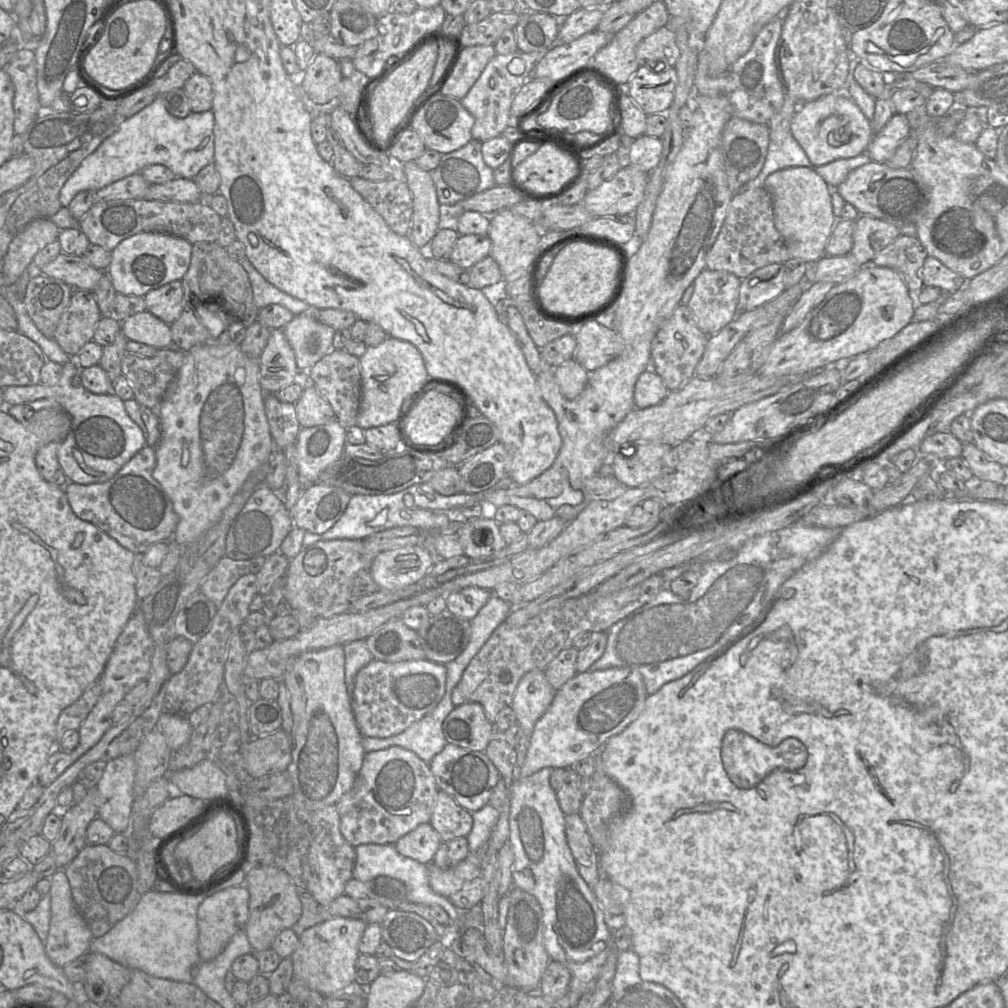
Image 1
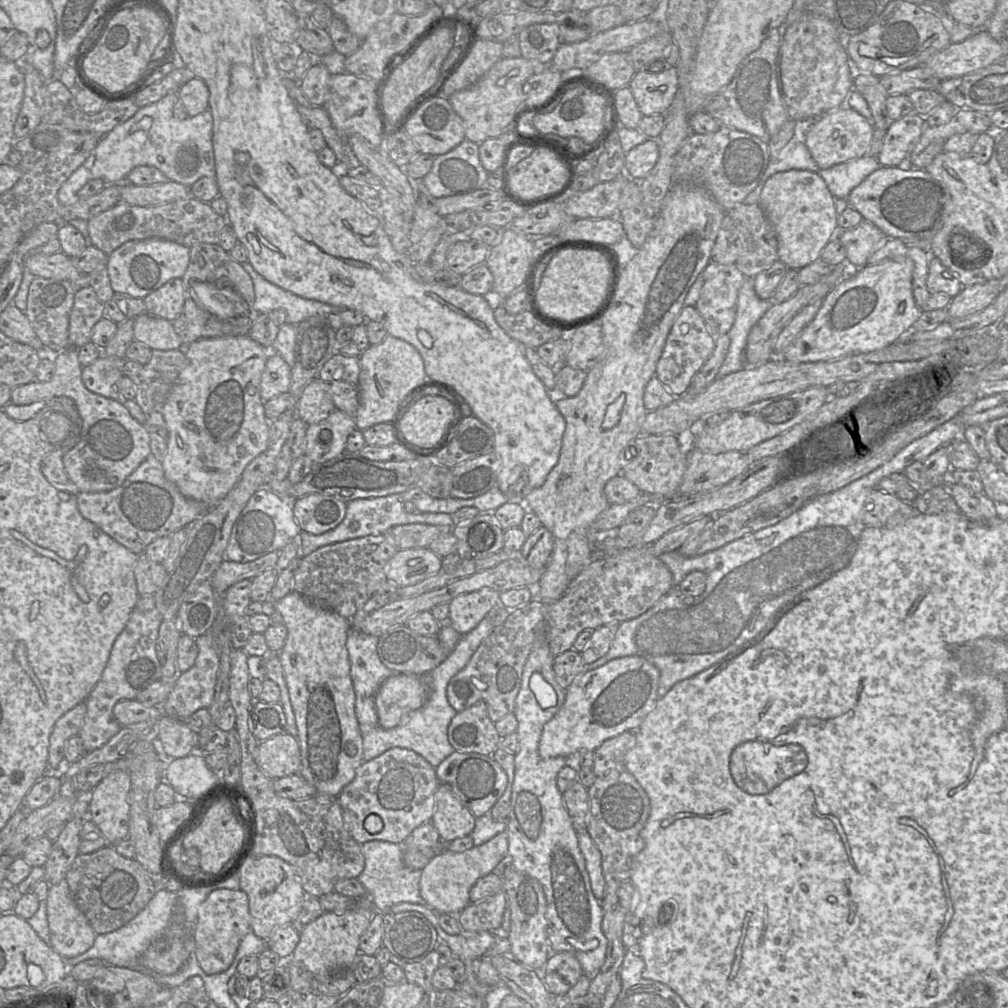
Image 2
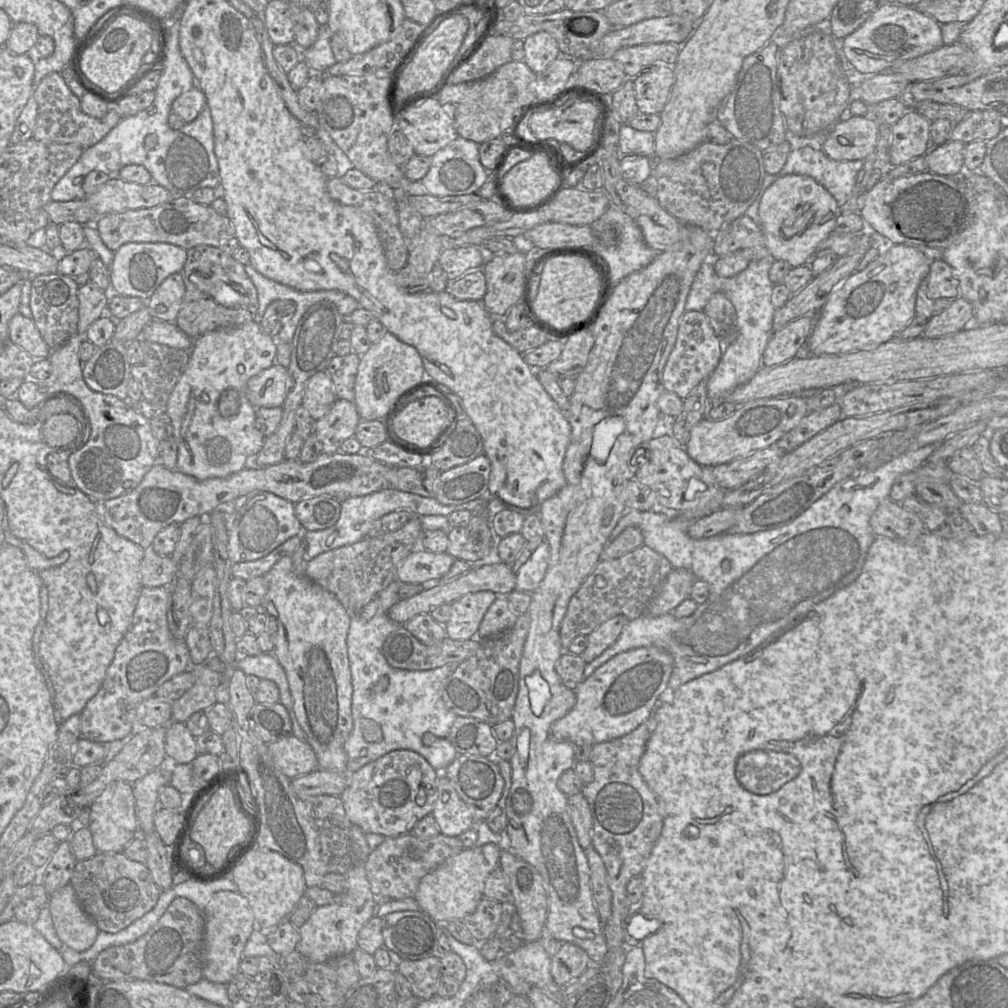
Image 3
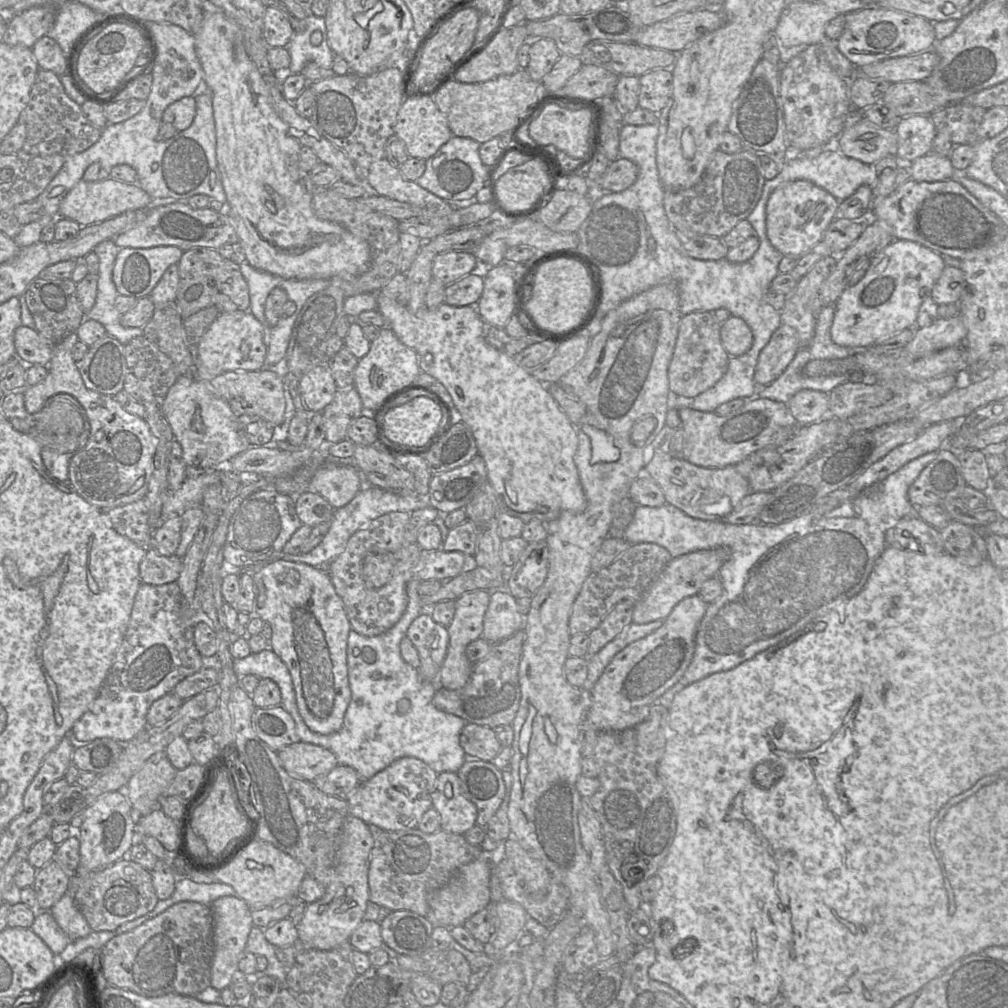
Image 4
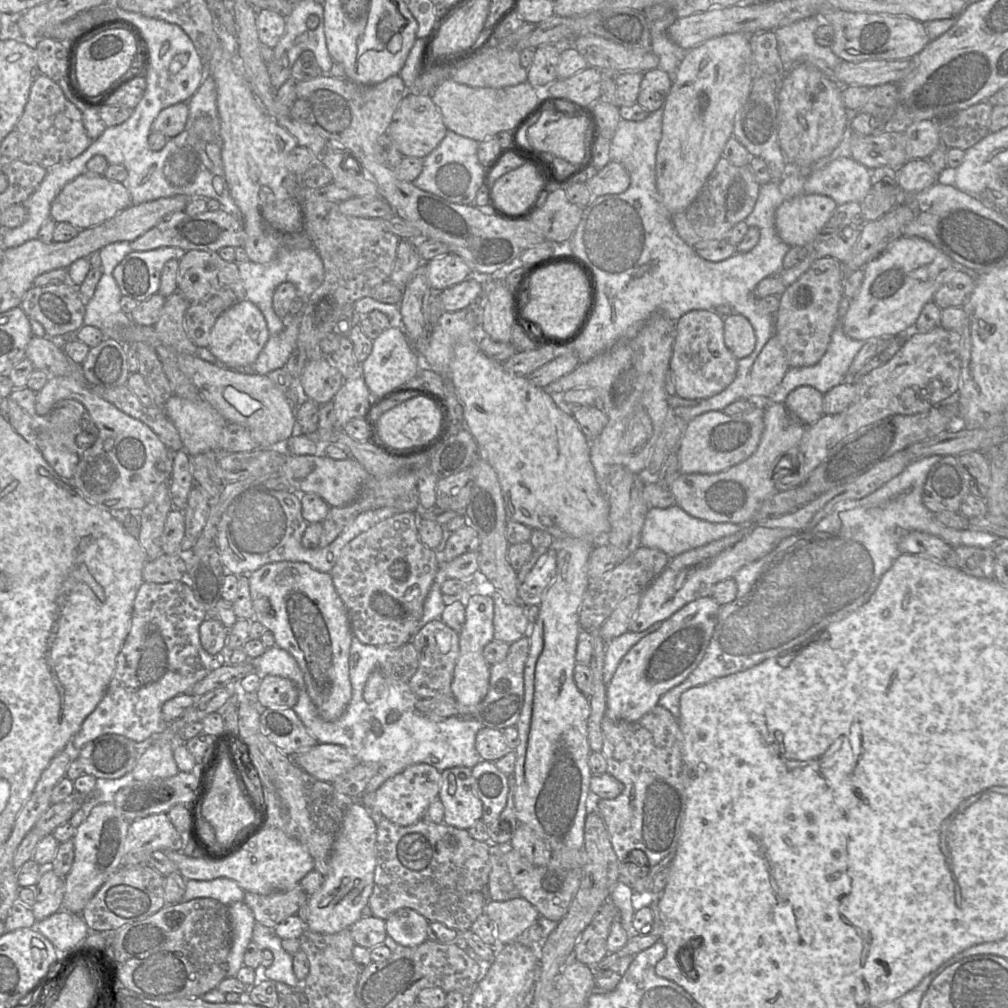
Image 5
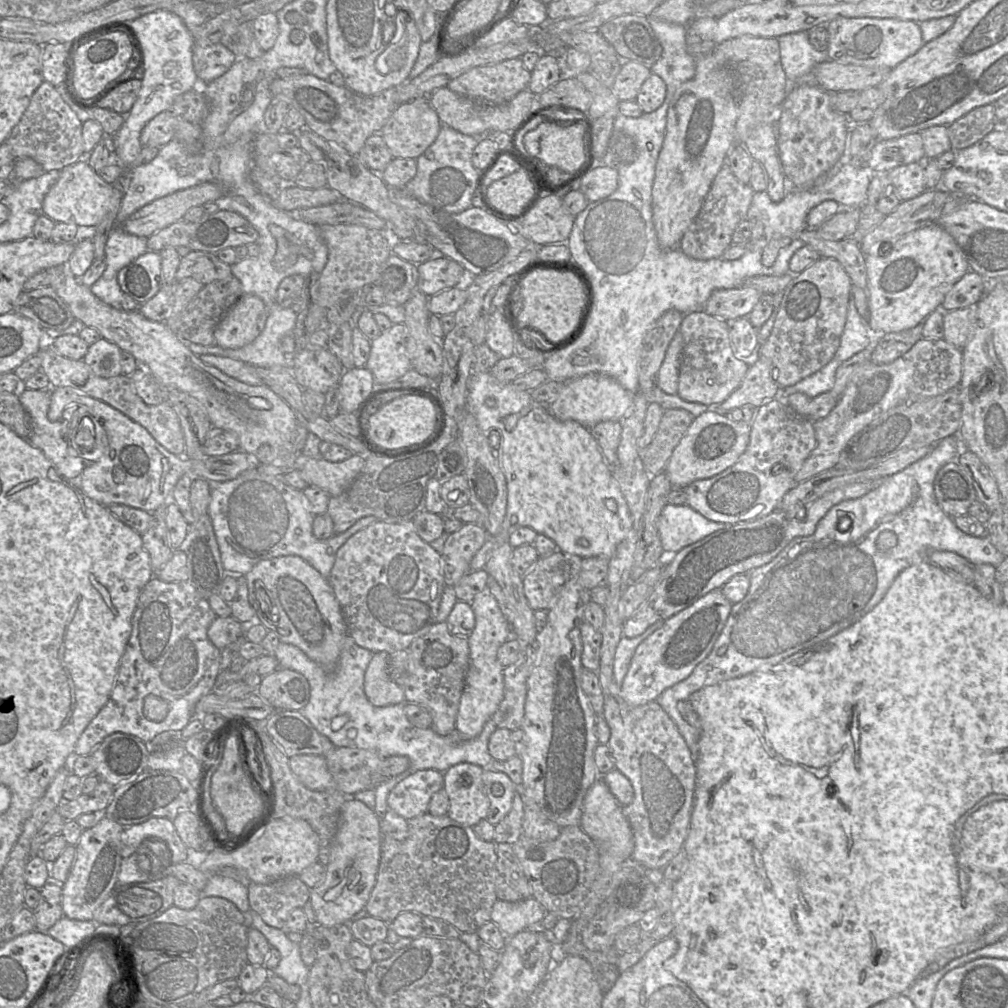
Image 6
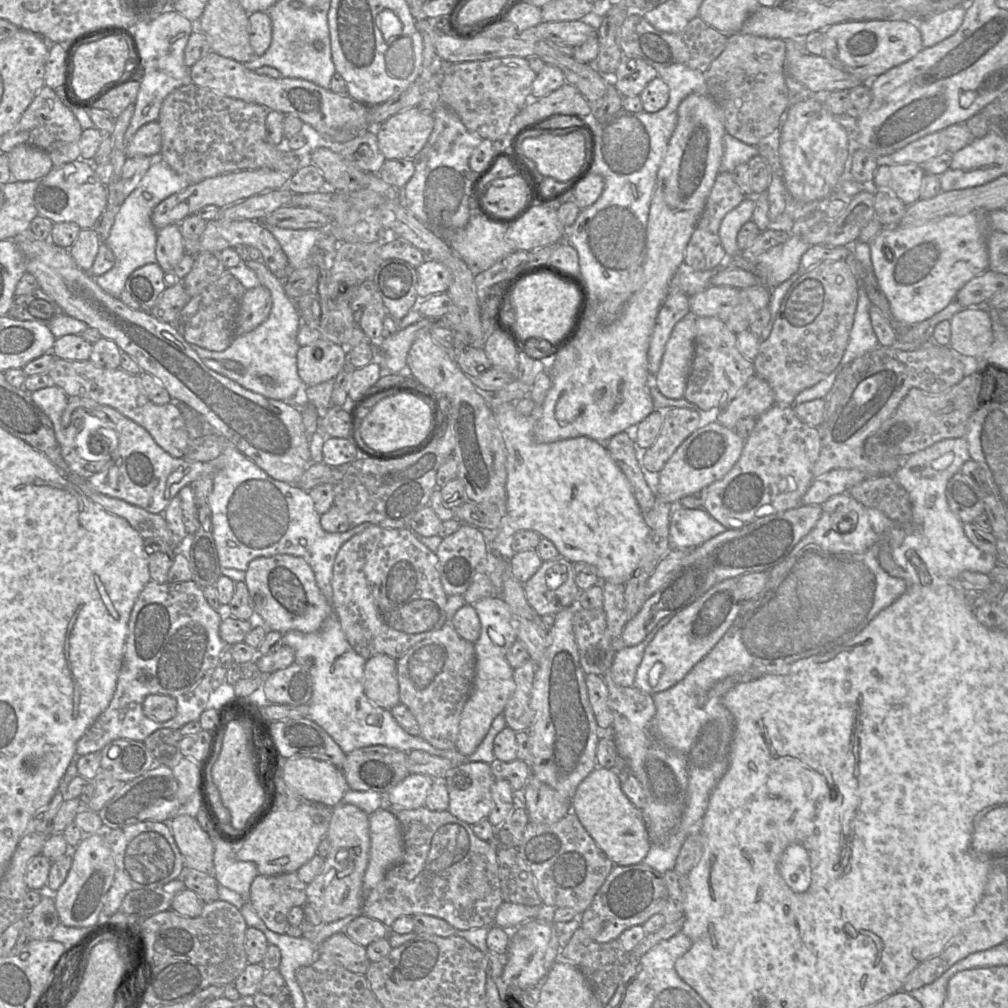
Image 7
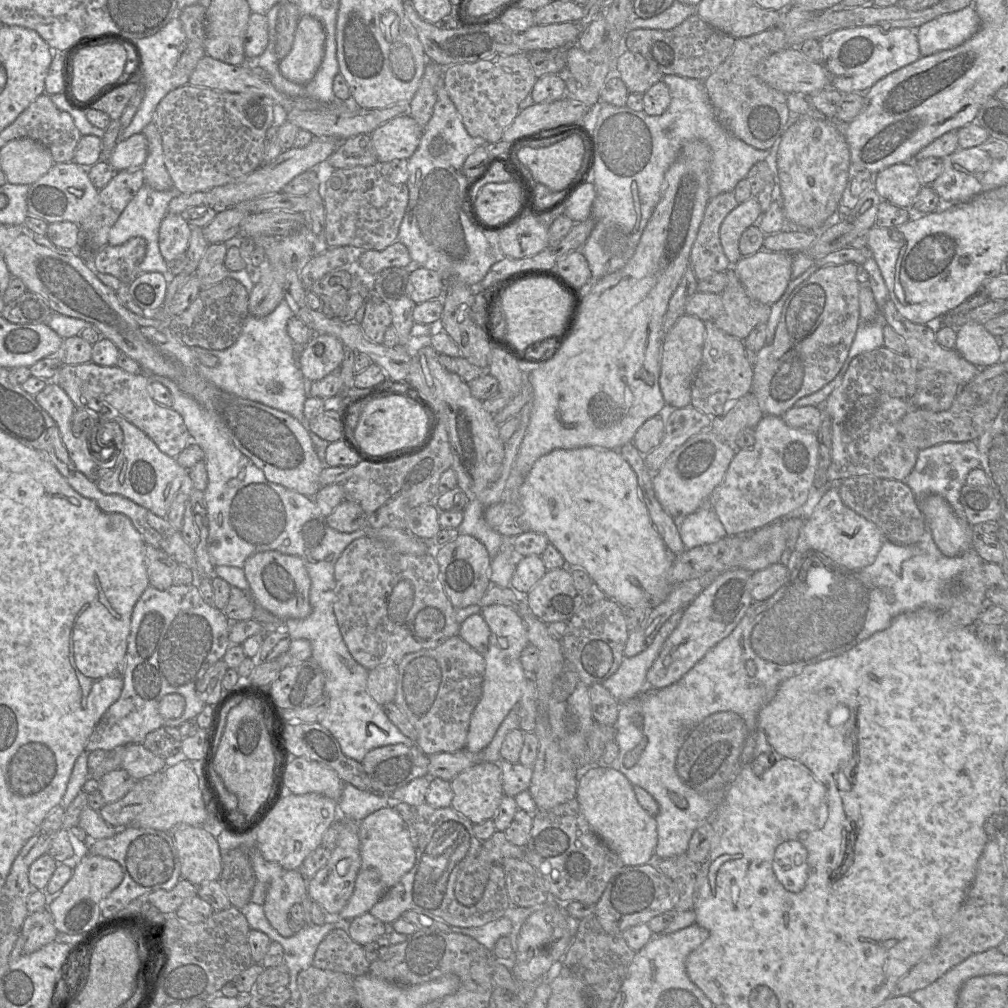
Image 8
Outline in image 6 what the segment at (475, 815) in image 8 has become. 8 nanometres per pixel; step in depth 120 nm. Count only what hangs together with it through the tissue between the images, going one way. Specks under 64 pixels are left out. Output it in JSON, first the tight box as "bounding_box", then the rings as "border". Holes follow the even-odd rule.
{"bounding_box":[443,763,489,826],"border":[[[459,763],[443,772],[443,789],[449,799],[447,815],[454,821],[475,826],[486,819],[489,799],[482,780],[484,768],[471,763]]]}

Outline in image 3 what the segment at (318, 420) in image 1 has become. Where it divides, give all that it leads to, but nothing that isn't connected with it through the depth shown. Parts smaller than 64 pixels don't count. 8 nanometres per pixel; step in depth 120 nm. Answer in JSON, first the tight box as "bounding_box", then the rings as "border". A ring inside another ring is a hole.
{"bounding_box":[301,371,336,421],"border":[[[319,371],[307,380],[301,406],[317,421],[329,412],[336,399],[331,379],[325,371]]]}

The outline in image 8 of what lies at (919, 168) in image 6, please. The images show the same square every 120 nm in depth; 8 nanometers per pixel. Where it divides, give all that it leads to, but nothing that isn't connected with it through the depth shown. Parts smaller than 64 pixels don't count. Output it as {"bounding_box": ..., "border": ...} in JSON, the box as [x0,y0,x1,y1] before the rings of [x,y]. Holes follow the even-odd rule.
{"bounding_box":[874,162,922,209],"border":[[[912,162],[889,166],[875,175],[874,188],[880,198],[910,209],[922,187]]]}

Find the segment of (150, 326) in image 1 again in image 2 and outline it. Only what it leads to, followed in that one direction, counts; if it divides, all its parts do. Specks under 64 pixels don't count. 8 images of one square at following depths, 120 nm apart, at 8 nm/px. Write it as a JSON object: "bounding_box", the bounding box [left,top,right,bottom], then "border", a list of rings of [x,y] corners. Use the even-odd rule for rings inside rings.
{"bounding_box":[133,312,185,350],"border":[[[146,312],[134,319],[133,335],[135,341],[151,350],[172,350],[185,347],[171,321]]]}

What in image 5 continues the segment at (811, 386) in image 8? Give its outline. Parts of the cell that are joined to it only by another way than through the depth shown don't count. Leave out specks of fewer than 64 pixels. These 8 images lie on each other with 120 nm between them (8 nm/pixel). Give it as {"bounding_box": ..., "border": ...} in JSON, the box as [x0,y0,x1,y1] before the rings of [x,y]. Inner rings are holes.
{"bounding_box":[774,257,845,368],"border":[[[822,257],[780,296],[774,335],[786,353],[789,368],[814,366],[825,354],[838,321],[845,278],[845,270],[838,260]]]}

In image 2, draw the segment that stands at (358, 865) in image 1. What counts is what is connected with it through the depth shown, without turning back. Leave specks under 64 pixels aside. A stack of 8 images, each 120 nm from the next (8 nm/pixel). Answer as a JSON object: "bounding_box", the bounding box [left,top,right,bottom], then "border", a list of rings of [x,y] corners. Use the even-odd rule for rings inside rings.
{"bounding_box":[358,840,426,912],"border":[[[371,840],[361,844],[361,850],[364,856],[364,868],[358,880],[364,886],[367,896],[371,898],[376,911],[387,912],[393,905],[401,902],[426,904],[419,891],[422,870],[411,869],[405,865],[402,844]]]}

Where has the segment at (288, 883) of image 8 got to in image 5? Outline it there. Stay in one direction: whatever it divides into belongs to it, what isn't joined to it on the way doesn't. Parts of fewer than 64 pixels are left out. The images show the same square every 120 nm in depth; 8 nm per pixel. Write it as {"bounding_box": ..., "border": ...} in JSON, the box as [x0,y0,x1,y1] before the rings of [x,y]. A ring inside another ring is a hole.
{"bounding_box":[244,883,308,929],"border":[[[299,883],[289,891],[269,895],[245,892],[244,902],[253,912],[257,922],[274,929],[287,917],[297,914],[300,907],[308,902],[308,898]]]}

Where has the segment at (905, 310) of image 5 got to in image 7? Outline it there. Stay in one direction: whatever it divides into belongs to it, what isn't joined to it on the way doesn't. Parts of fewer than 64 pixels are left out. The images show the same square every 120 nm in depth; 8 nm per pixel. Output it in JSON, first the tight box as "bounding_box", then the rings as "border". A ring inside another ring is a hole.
{"bounding_box":[869,214,989,326],"border":[[[984,214],[948,215],[907,228],[884,227],[869,242],[873,274],[898,324],[913,326],[942,311],[968,281],[989,269]]]}

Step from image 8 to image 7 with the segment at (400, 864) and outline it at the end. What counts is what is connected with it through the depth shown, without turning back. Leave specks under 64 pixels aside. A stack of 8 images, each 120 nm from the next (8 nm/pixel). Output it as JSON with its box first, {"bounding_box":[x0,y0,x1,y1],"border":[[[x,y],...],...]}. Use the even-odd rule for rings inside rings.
{"bounding_box":[363,808,403,900],"border":[[[378,808],[369,815],[370,852],[368,866],[363,878],[363,900],[377,884],[382,881],[387,872],[401,863],[403,859],[403,834],[401,823],[388,810]]]}

